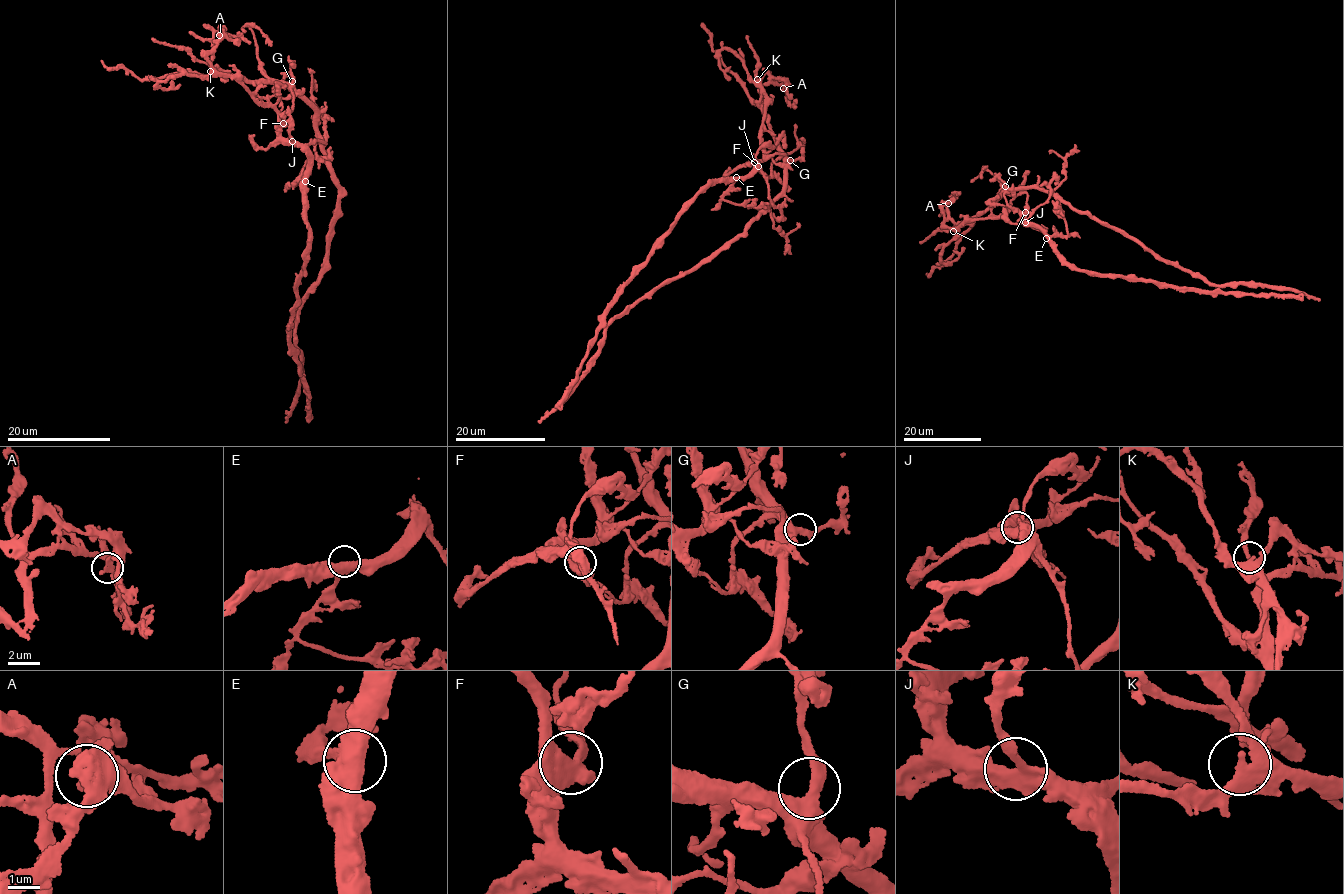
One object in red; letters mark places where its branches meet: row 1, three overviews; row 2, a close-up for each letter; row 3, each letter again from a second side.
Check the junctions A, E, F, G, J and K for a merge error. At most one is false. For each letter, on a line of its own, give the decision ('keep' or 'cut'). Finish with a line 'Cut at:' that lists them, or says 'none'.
A: cut
E: keep
F: keep
G: keep
J: keep
K: keep
Cut at: A

